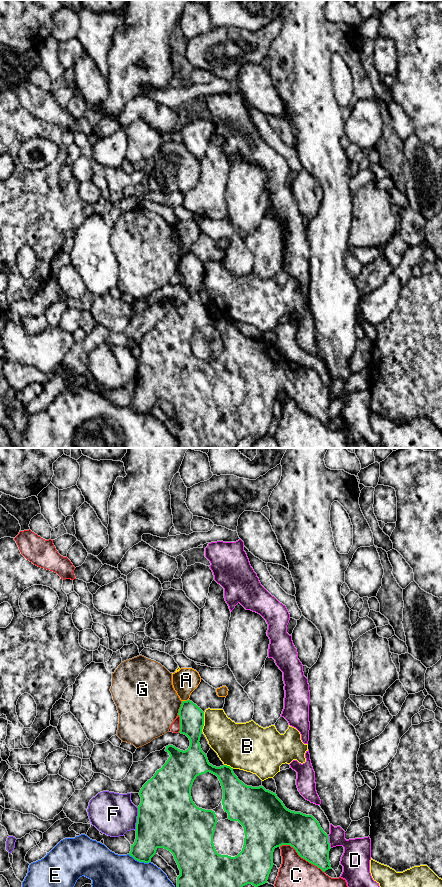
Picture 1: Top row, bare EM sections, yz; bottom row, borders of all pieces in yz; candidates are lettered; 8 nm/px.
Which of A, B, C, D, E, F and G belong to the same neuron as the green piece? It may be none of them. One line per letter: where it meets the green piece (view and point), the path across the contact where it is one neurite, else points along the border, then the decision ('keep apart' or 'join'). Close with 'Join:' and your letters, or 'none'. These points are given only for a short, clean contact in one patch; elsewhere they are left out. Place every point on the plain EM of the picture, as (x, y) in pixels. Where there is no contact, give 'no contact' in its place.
A: meets green in yz at (185, 253); border along yz (188, 251), (182, 253); keep apart
B: meets green in yz at (203, 274); keep apart
C: meets green in yz at (301, 409); keep apart
D: meets green in yz at (328, 393); keep apart
E: meets green in yz at (139, 413); keep apart
F: meets green in yz at (137, 371); keep apart
G: meets green in yz at (180, 260); keep apart
Join: none

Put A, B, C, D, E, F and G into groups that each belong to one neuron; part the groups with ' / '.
A / B / C / D / E / F / G

